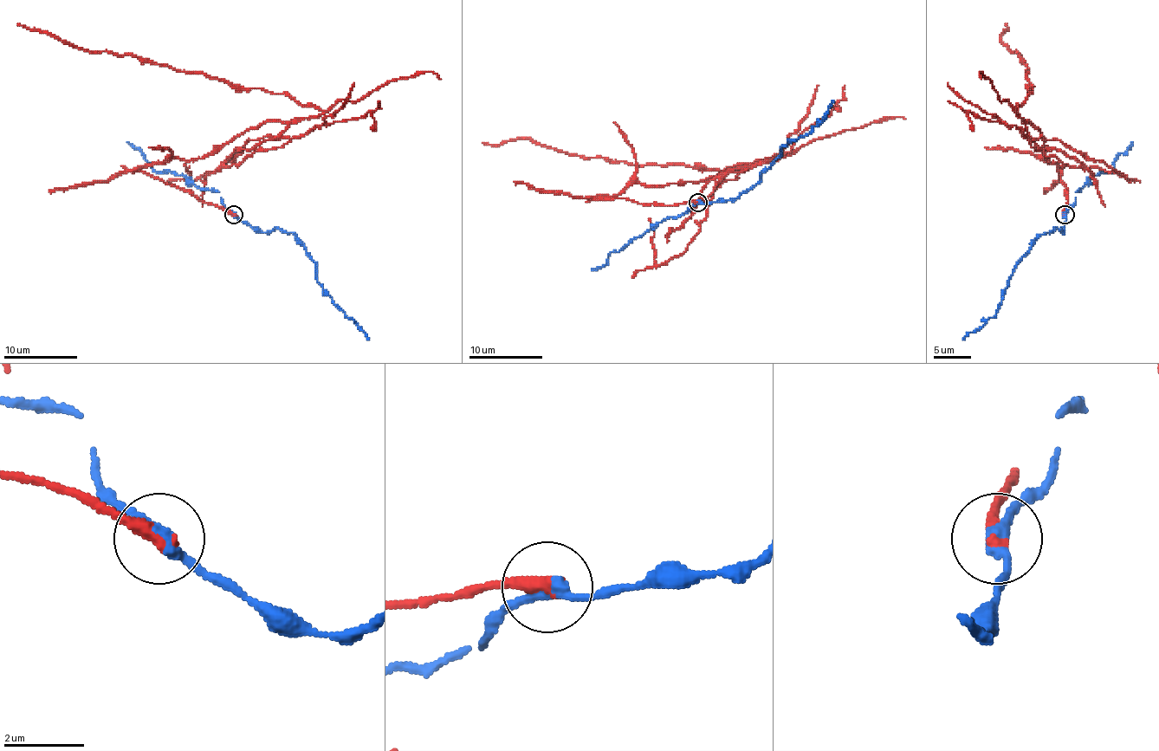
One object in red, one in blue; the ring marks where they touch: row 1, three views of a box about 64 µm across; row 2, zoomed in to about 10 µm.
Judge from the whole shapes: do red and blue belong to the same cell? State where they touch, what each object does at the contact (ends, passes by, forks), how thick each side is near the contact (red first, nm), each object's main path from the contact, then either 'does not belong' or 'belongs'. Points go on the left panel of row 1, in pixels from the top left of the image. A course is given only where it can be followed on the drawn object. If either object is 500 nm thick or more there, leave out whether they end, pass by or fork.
at (233, 214); red ends there; blue passes by; 400 nm thick on the red side, 300 nm on the other; red runs (234, 214), (141, 168), (204, 158), (267, 121), (322, 113), (283, 93), (84, 51), (17, 23); blue runs (234, 214), (252, 227), (270, 232), (281, 229), (293, 232), (315, 263), (317, 282), (369, 339); does not belong

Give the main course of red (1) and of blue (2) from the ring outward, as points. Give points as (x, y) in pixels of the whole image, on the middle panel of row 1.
1: (698, 202), (606, 198), (634, 184), (704, 182), (787, 156), (724, 171), (580, 158), (527, 139), (482, 143)
2: (698, 202), (735, 200), (747, 192), (780, 156), (781, 146), (807, 135), (822, 120), (833, 100)

